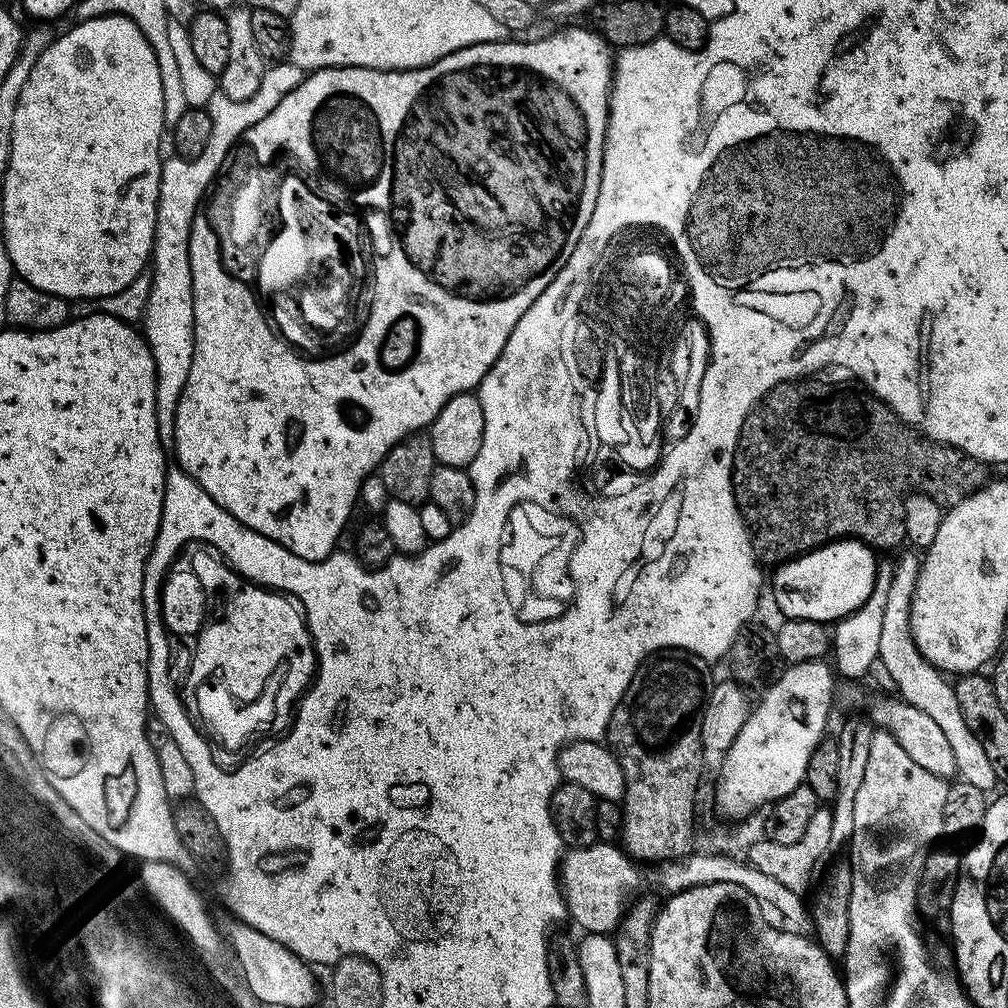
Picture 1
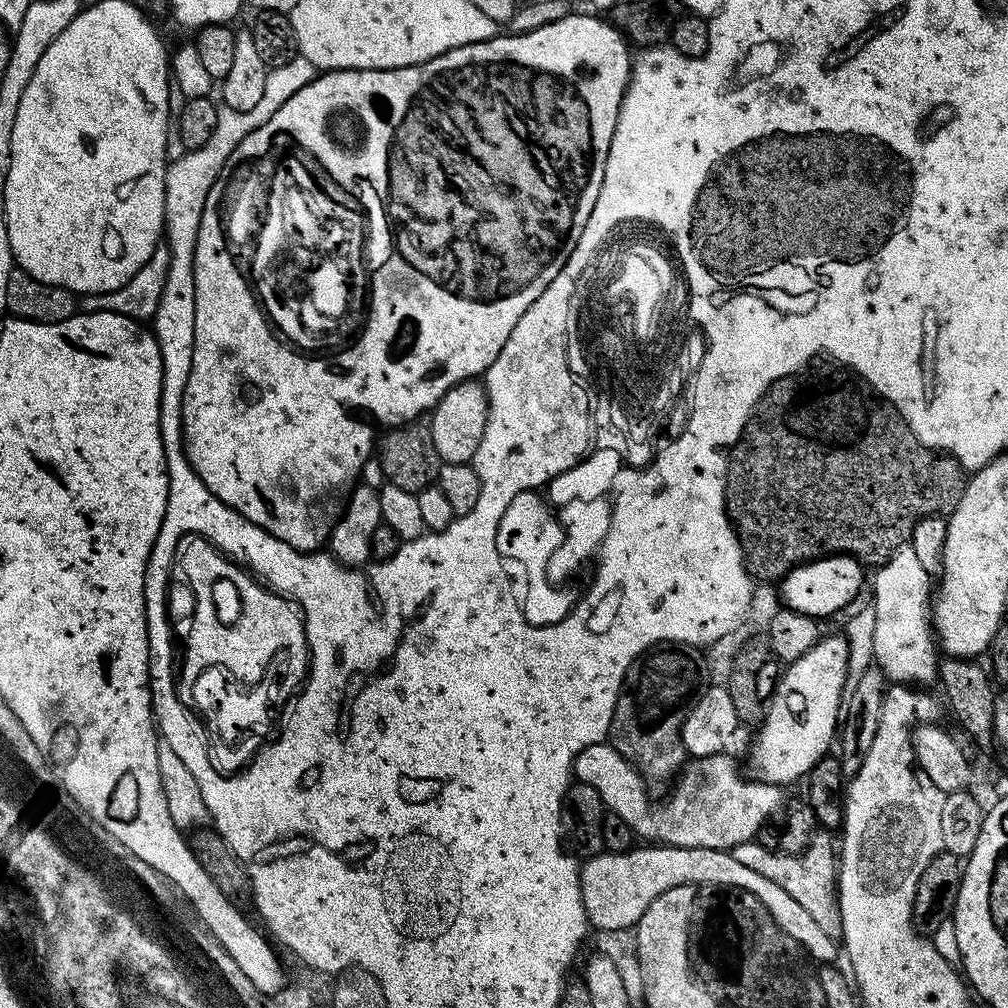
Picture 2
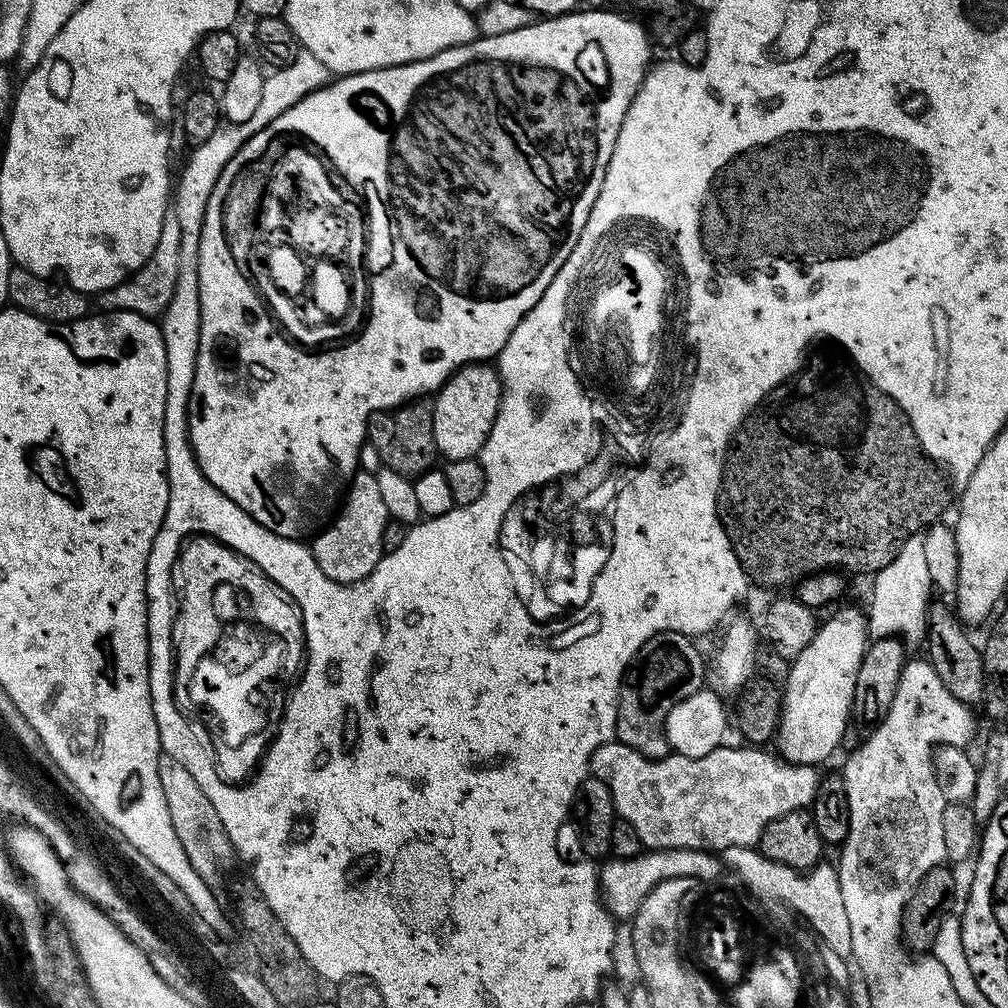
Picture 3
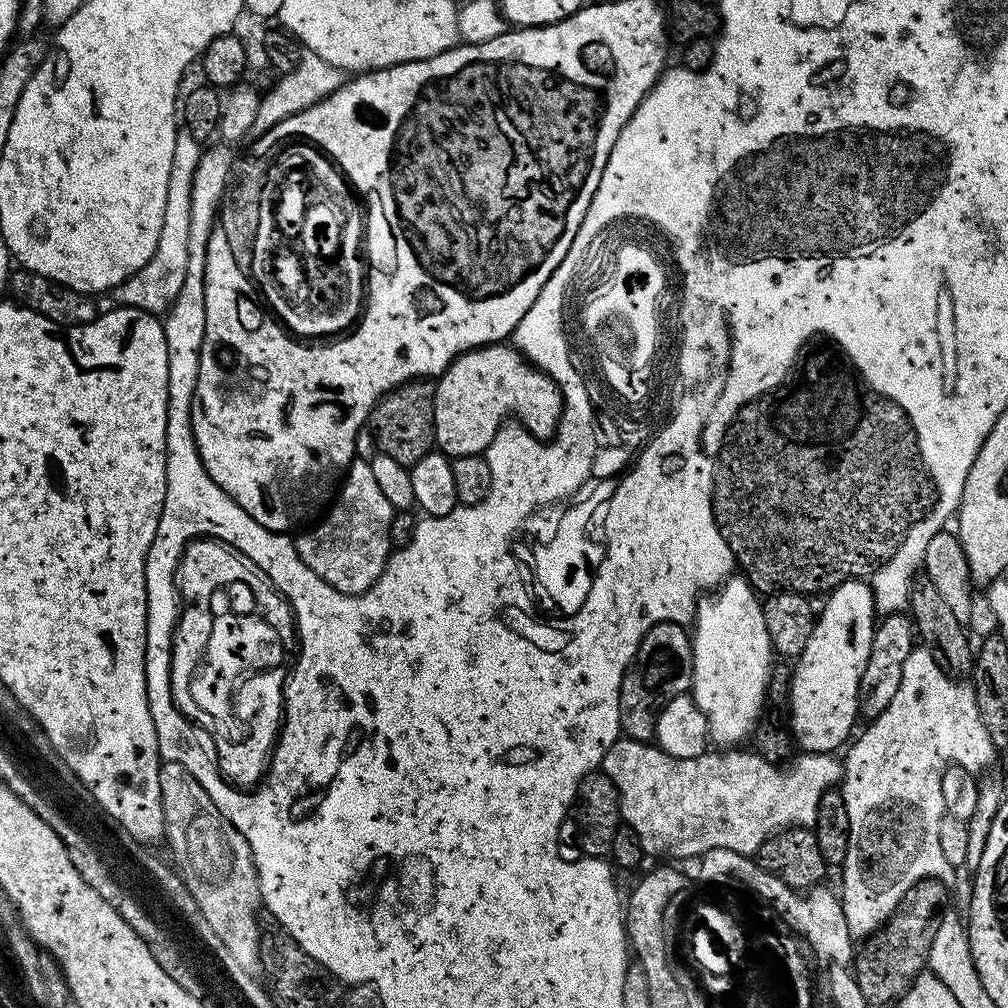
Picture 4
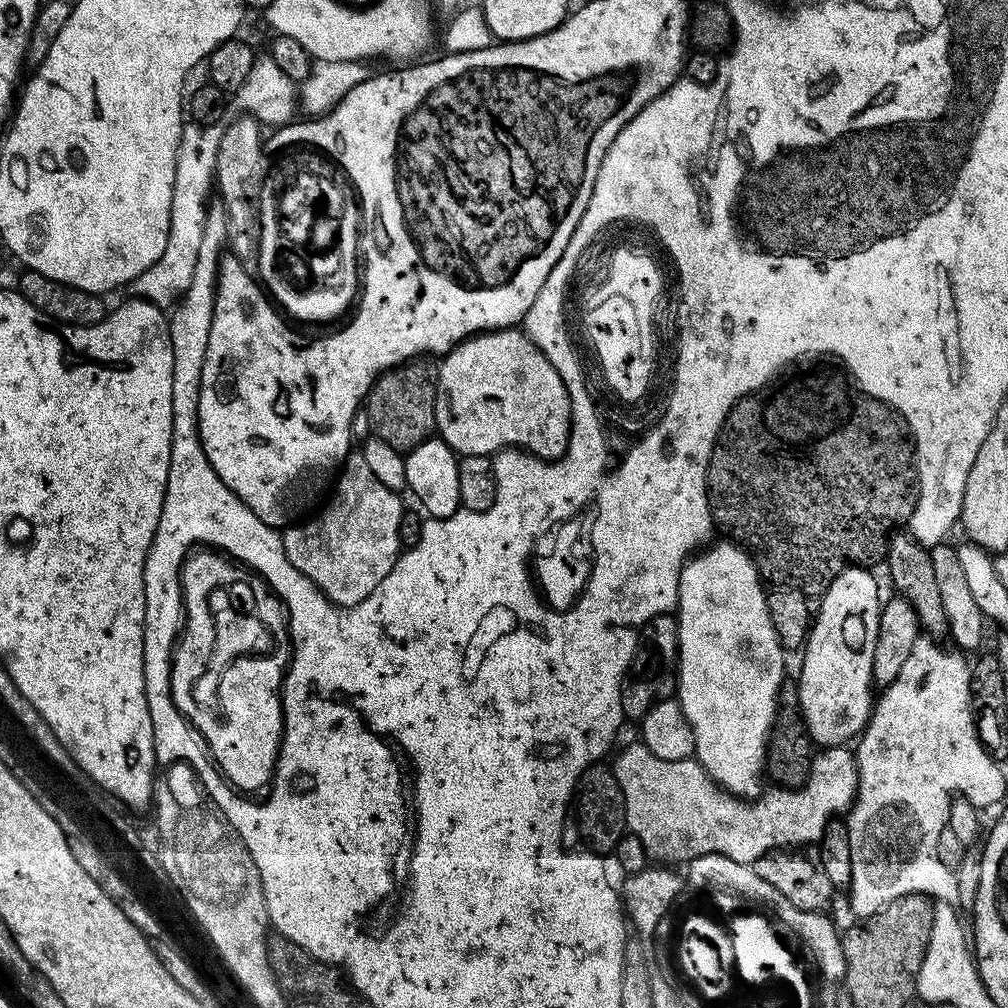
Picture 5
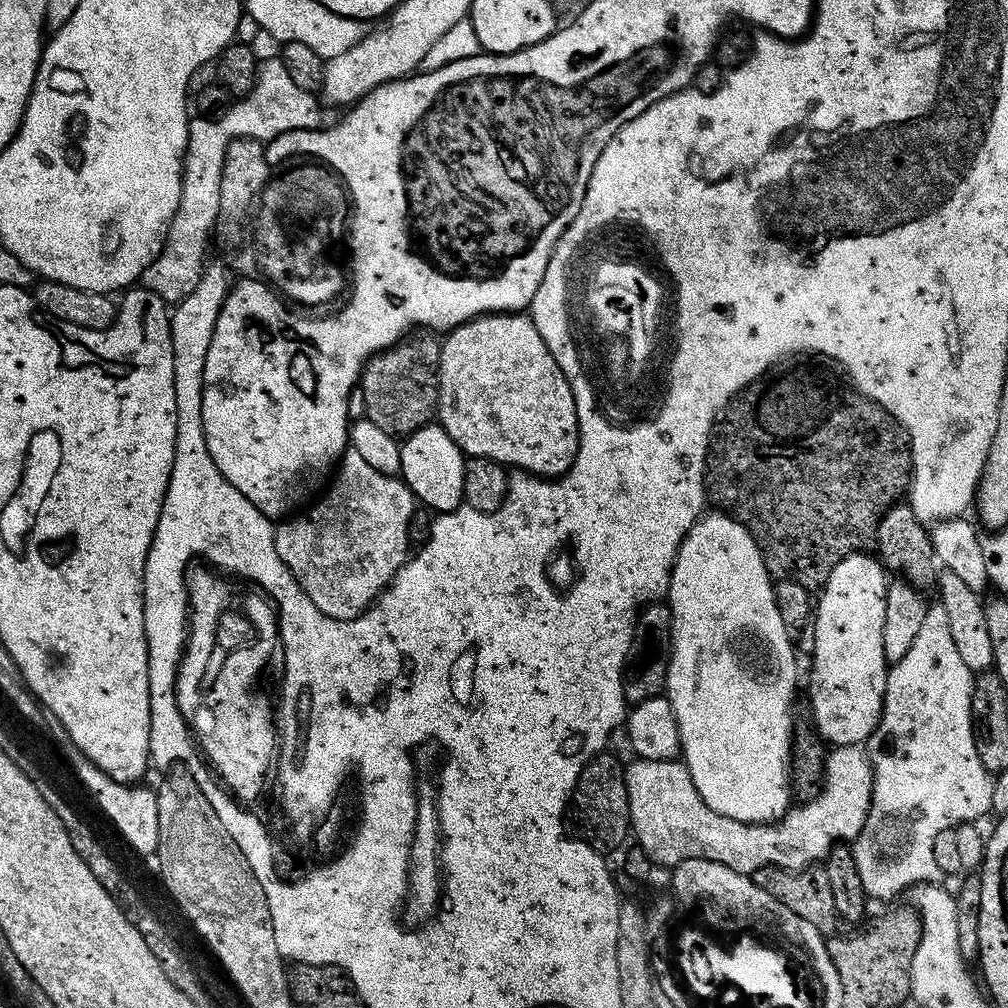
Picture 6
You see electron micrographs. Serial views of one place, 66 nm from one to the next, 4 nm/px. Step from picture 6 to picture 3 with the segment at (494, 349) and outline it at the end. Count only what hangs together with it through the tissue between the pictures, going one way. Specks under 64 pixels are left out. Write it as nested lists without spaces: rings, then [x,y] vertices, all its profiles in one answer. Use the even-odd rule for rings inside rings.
[[[491,363],[466,364],[435,393],[432,404],[436,451],[445,461],[473,458],[484,447],[500,405],[500,374]]]

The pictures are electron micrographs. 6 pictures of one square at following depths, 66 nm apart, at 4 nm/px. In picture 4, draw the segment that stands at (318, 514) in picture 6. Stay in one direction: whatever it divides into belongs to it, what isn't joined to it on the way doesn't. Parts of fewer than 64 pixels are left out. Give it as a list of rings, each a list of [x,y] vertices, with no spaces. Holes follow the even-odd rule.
[[[353,459],[330,507],[323,513],[324,521],[321,524],[313,523],[309,532],[297,535],[296,549],[302,562],[306,562],[306,566],[314,570],[318,578],[342,594],[357,596],[374,586],[394,551],[390,538],[393,515],[390,498],[382,495],[382,489],[374,479],[371,463]]]

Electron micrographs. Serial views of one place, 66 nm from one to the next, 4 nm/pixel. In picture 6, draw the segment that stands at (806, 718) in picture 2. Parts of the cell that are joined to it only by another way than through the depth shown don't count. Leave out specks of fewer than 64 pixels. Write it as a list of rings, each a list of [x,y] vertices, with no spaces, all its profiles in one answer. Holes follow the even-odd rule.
[[[853,552],[845,560],[838,562],[838,566],[834,566],[830,578],[824,583],[824,587],[814,604],[814,648],[810,655],[810,661],[812,661],[812,677],[808,680],[808,700],[812,703],[810,719],[816,725],[820,735],[832,746],[842,744],[863,745],[868,737],[871,736],[873,730],[880,725],[880,711],[884,708],[884,691],[886,690],[886,678],[888,677],[890,665],[882,654],[882,618],[886,618],[886,590],[888,589],[890,580],[889,577],[884,577],[886,575],[886,569],[883,563],[875,555],[872,555],[873,557],[868,555],[864,552]]]

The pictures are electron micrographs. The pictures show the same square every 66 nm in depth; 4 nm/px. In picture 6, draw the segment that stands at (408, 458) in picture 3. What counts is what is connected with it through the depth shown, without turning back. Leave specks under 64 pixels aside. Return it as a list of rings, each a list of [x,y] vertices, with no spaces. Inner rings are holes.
[[[432,334],[412,335],[368,357],[358,381],[365,399],[366,418],[397,438],[409,436],[436,416],[440,393],[441,341]]]

